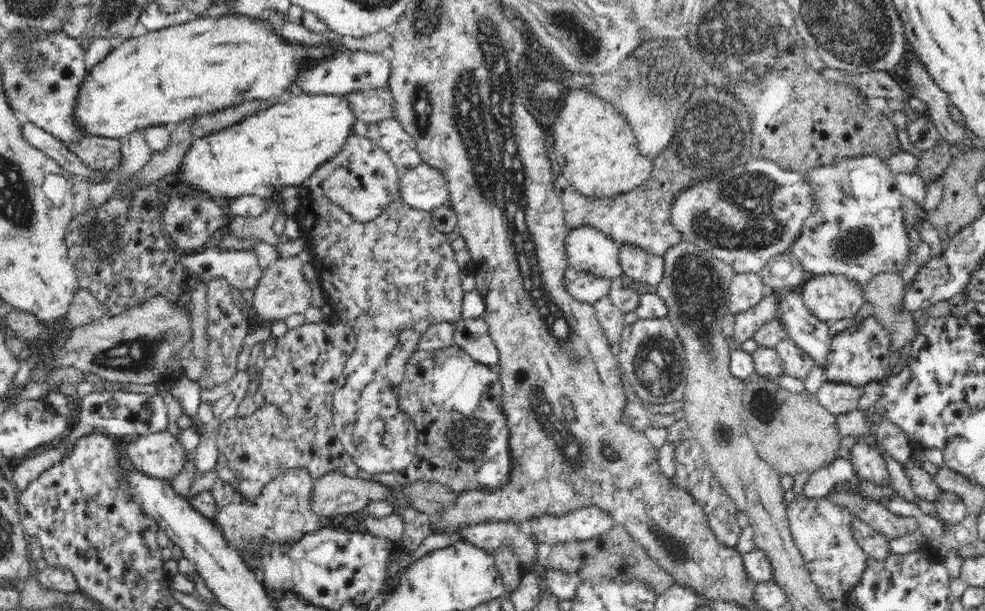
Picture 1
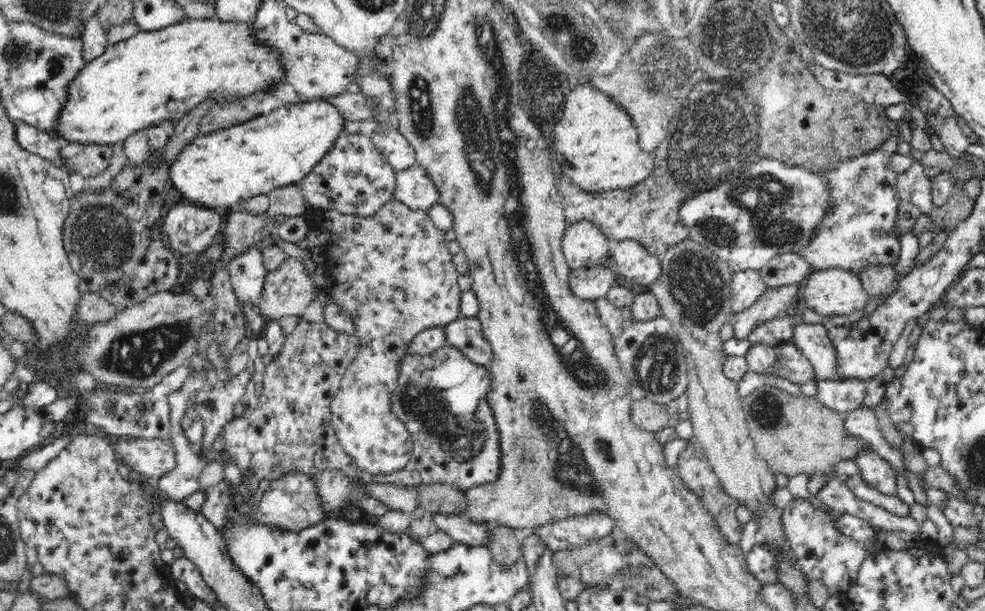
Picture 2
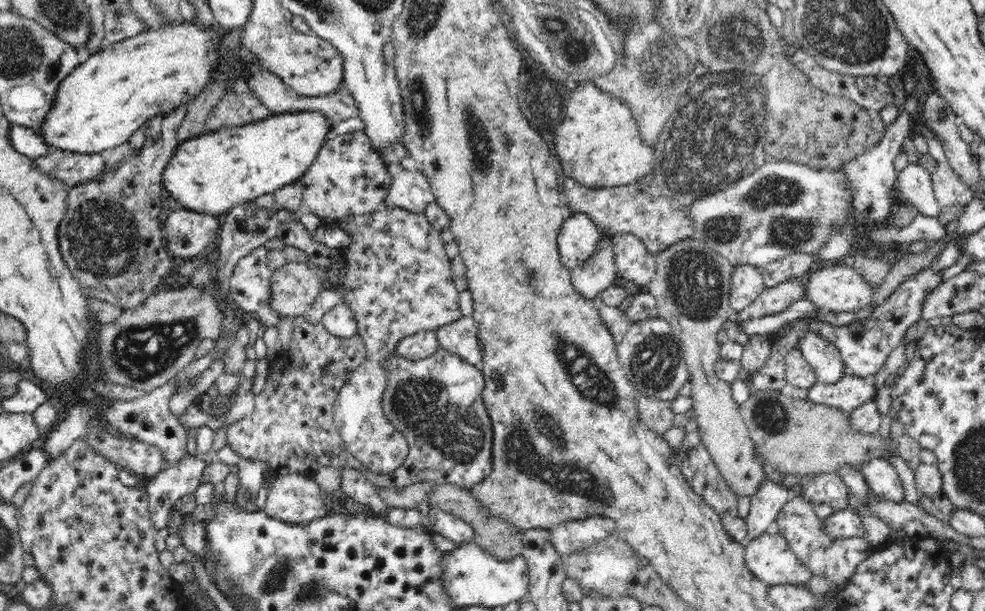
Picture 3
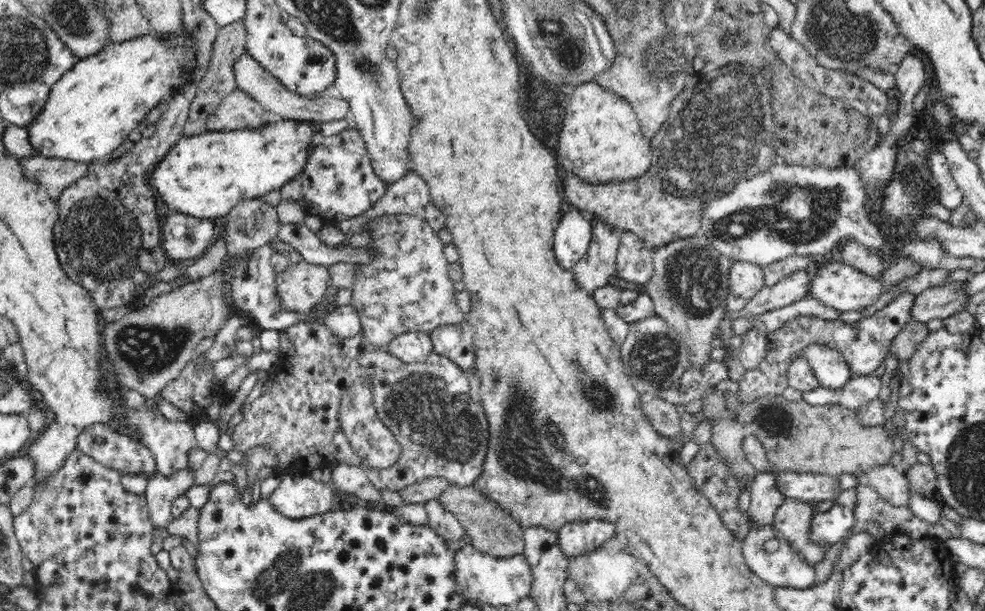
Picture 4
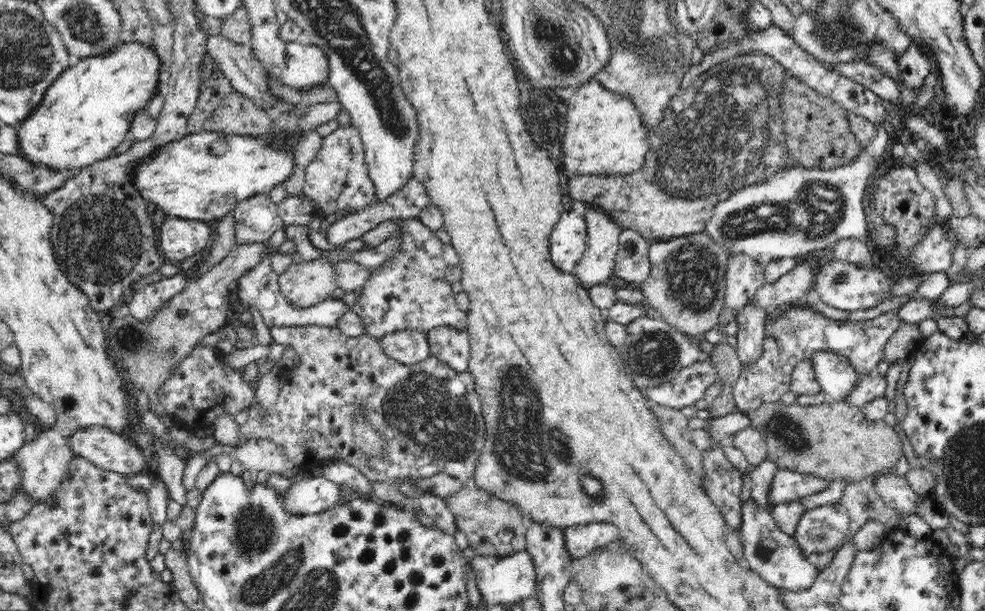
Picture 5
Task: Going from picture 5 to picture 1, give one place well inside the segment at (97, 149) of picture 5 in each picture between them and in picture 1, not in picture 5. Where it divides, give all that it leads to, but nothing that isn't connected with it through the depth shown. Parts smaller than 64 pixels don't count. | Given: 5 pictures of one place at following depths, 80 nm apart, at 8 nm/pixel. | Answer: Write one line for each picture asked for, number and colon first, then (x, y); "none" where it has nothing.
1: (205, 65)
2: (160, 75)
3: (114, 93)
4: (95, 106)

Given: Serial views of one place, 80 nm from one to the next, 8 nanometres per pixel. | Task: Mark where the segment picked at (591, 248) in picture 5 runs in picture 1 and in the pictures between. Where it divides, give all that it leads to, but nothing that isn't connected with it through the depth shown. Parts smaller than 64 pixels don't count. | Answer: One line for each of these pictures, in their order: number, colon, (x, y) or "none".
1: (585, 288)
2: (589, 285)
3: (598, 274)
4: (594, 272)

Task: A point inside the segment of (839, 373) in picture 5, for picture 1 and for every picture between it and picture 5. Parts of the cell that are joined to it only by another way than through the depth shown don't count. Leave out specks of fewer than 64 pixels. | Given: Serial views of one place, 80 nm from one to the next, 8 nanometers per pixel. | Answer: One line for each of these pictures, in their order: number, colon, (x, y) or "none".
1: (810, 334)
2: (812, 340)
3: (821, 354)
4: (829, 366)

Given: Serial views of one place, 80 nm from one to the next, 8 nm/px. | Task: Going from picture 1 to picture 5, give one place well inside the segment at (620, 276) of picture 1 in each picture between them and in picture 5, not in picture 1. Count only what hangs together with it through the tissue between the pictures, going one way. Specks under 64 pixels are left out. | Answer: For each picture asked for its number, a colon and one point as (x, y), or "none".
2: (585, 246)
3: (579, 239)
4: (573, 236)
5: (568, 241)

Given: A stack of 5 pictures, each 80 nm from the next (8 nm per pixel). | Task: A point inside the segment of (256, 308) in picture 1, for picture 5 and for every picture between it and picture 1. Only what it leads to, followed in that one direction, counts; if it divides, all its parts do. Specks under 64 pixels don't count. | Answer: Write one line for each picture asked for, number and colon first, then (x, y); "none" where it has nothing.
2: (288, 290)
3: (294, 288)
4: (301, 286)
5: (305, 284)

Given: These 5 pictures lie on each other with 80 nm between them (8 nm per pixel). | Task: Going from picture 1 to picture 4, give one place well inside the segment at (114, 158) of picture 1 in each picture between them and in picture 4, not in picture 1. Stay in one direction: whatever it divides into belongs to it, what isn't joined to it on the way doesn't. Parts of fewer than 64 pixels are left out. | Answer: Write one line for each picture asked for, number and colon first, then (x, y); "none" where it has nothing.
2: (87, 158)
3: (69, 165)
4: (58, 173)

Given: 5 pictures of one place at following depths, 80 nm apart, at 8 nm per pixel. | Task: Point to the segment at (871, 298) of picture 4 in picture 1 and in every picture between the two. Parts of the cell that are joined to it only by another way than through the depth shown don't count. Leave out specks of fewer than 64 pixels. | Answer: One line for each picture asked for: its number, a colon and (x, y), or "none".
1: (830, 298)
2: (832, 293)
3: (837, 289)

